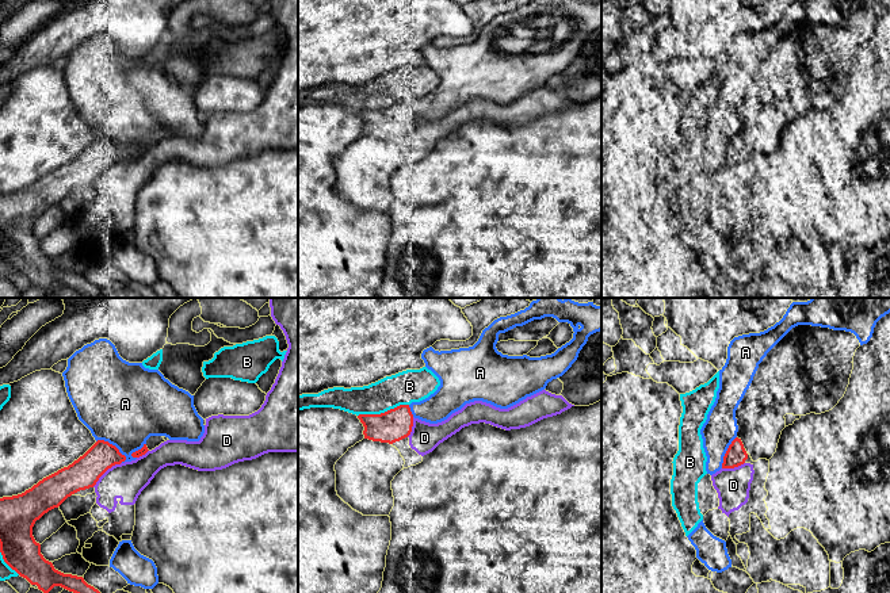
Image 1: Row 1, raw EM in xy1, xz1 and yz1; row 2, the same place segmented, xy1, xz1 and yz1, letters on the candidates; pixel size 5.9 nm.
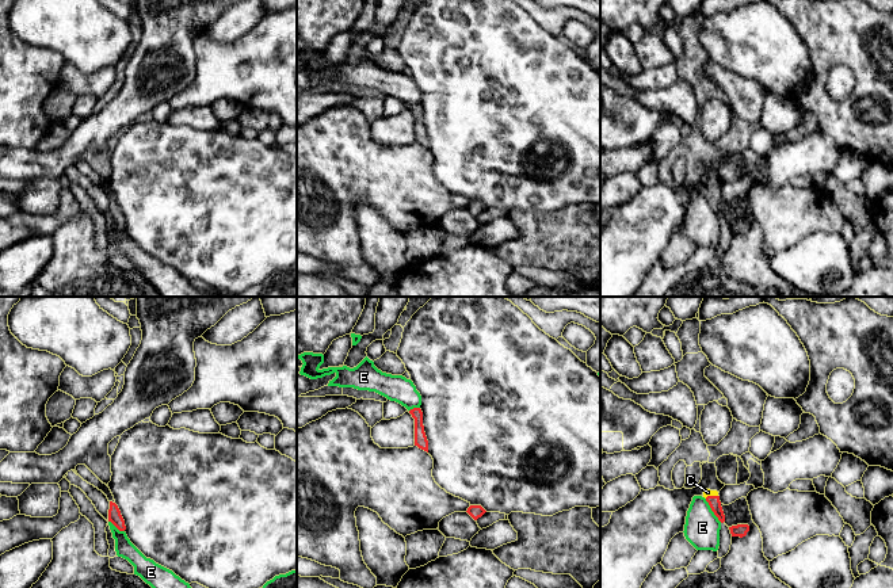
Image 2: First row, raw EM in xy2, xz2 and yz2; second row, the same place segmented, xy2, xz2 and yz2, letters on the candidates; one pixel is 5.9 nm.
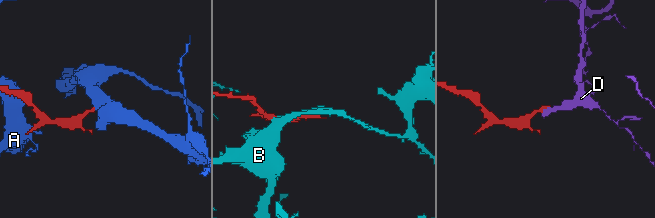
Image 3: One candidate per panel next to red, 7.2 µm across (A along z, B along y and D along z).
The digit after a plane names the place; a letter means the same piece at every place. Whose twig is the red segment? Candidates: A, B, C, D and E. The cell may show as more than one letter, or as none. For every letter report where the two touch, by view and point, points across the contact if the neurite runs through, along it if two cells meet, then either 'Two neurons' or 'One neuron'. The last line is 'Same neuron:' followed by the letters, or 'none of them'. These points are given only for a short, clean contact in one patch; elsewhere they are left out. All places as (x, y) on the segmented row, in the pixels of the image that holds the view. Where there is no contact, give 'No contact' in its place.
A: Touches red at xy1 (111, 444). Two neurons
B: Touches red at xz1 (382, 413). Two neurons
C: Touches red at yz2 (710, 496). Path across: yz2 (714, 503), (710, 496), (708, 492). One neuron
D: Touches red at xy1 (106, 470). Two neurons
E: Touches red at yz2 (712, 510). Two neurons
Same neuron: C

